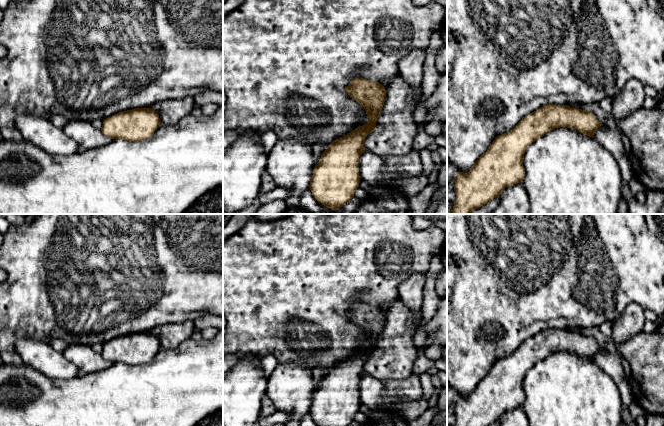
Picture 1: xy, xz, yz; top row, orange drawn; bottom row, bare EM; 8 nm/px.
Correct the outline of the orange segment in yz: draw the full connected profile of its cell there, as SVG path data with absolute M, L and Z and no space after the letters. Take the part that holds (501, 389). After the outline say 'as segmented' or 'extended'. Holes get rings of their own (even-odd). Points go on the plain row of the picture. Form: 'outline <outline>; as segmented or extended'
outline M549 327L539 332L523 341L513 354L497 360L467 397L456 398L454 426L490 426L499 421L506 411L523 406L525 400L523 383L526 373L551 354L567 351L594 362L595 356L601 349L602 347L589 335L568 329Z; as segmented

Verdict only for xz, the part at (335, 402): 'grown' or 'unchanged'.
unchanged

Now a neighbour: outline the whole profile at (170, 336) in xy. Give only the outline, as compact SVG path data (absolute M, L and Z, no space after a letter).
M185 320L181 323L157 326L152 330L152 333L159 339L161 347L173 349L191 338L195 330L193 321Z

